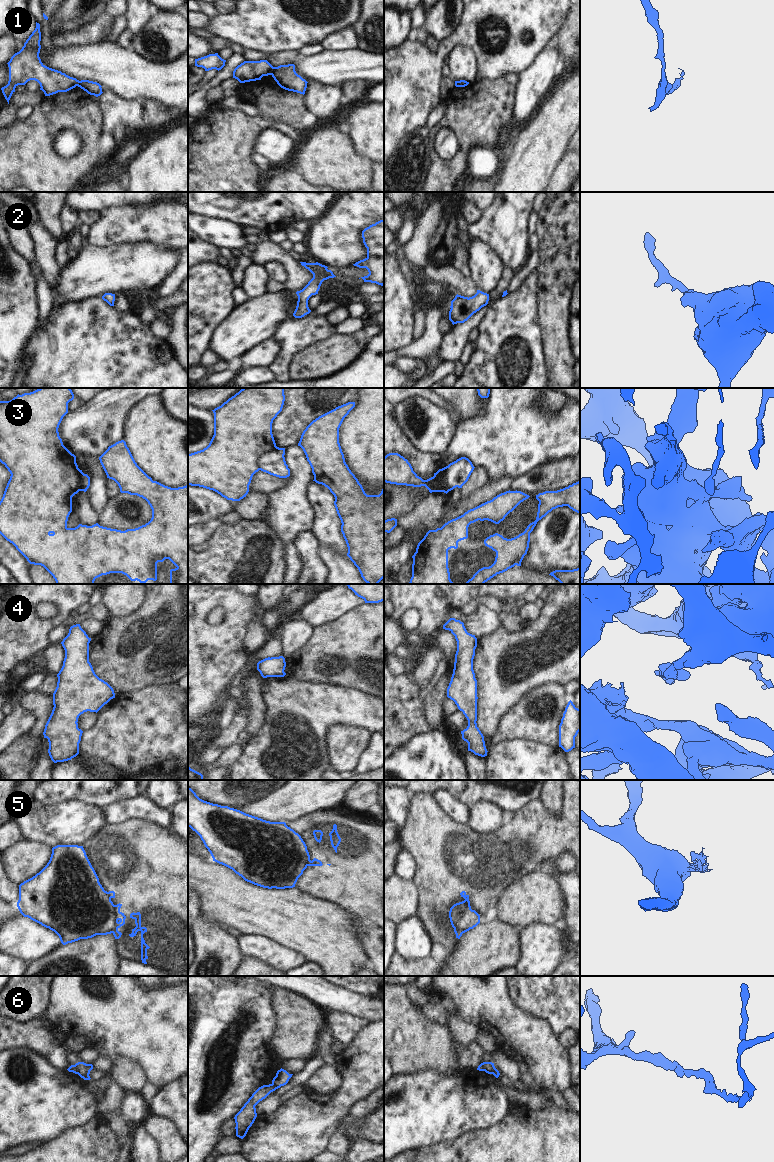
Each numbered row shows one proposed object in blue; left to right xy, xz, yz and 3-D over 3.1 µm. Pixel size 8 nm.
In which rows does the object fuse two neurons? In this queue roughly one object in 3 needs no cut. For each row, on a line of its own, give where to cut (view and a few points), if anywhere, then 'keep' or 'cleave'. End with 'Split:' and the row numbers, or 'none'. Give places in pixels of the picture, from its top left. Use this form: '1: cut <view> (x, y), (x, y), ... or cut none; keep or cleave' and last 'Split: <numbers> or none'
1: cut xz (275, 67), (271, 74); cleave
2: cut none; keep
3: cut xz (276, 446), (259, 457), (259, 469); cleave
4: cut none; keep
5: cut xy (111, 901), (111, 906), (114, 909), (113, 932); cleave
6: cut xz (272, 1083), (276, 1088); cleave
Split: 1, 3, 5, 6

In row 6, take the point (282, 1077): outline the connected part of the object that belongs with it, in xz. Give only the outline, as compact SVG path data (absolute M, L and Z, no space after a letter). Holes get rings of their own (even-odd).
M280 1069L277 1071L276 1076L272 1080L272 1084L276 1087L276 1089L284 1086L288 1083L289 1079L293 1074L289 1074L286 1070Z

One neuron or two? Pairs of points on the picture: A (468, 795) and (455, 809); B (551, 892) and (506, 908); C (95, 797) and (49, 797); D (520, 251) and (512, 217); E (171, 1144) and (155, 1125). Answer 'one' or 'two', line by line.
A: two
B: one
C: one
D: one
E: one

